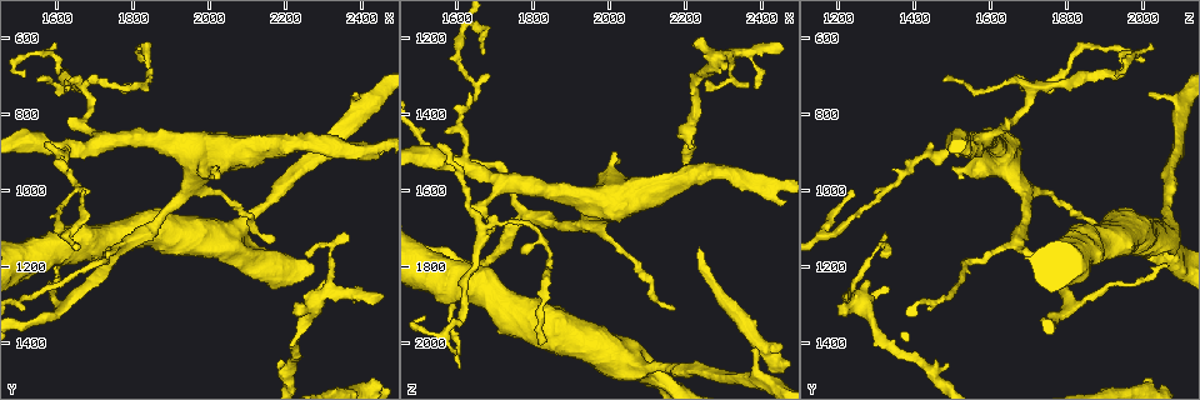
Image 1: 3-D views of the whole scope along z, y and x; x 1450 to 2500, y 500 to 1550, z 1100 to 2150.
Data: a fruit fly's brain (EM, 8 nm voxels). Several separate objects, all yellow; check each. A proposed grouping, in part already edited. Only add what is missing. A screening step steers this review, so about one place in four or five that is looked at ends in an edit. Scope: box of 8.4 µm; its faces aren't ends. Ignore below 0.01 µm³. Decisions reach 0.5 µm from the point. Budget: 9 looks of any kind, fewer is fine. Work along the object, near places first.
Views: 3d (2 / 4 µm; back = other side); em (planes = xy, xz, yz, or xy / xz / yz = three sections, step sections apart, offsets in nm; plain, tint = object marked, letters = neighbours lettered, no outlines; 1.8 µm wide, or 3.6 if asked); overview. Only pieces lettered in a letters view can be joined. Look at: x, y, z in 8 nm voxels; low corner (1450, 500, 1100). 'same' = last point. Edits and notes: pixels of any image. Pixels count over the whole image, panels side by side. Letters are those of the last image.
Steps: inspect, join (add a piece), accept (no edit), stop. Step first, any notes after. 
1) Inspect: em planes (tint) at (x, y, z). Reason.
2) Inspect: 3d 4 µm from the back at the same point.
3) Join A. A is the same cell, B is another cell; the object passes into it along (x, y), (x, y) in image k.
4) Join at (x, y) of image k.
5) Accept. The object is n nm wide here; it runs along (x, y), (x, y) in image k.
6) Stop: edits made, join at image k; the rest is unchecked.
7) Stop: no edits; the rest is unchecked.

Inspect: 3d 2 µm at (2215, 1320, 1230). An open end.

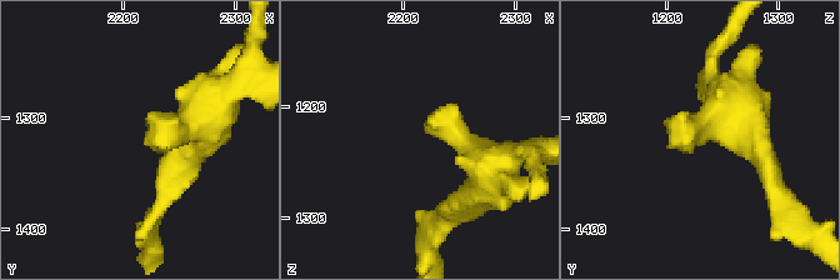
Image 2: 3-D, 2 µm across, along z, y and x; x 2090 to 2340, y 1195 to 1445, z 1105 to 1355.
Inspect: em 3.6 µm xy step 4 (tint) at (2220, 1318, 1224).

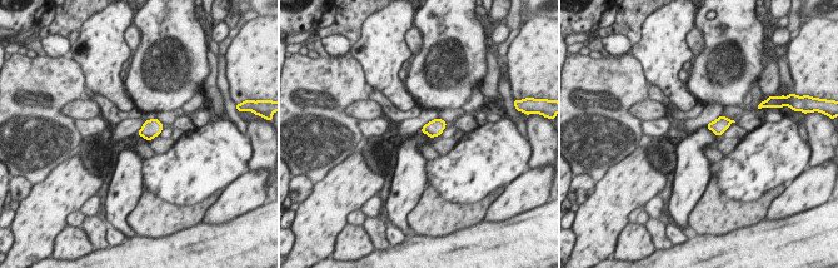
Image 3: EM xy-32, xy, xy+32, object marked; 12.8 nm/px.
Inspect: em 3.6 µm planes (letters) at the same point. Another direction.

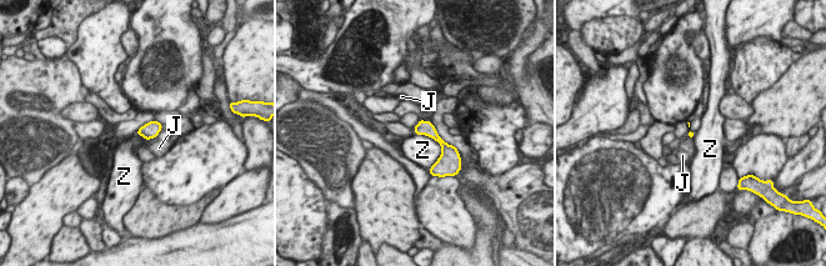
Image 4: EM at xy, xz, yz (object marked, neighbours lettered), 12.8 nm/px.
Accept. J and Z are other cells; a border runs along (415, 132), (440, 145), (430, 167) in image 4; no lettered piece goes on from it.

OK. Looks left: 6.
Inspect: em planes (letters) at (1825, 665, 2000).

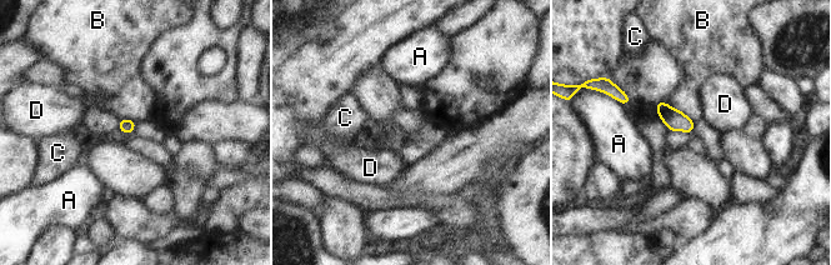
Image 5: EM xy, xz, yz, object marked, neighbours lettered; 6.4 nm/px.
Accept. A, B, C and D are other cells; a border runs along (665, 103), (681, 110), (694, 121) in image 5; none of them fits.

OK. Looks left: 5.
Inspect: em planes (plain) at (1595, 610, 2020). Branch stops here.

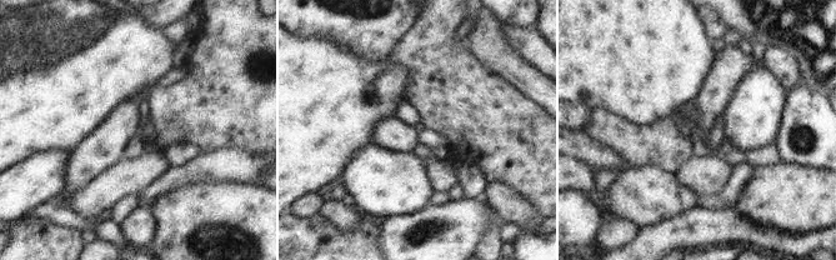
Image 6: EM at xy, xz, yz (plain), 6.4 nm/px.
Inspect: em planes (letters) at the same point. What lies round it.

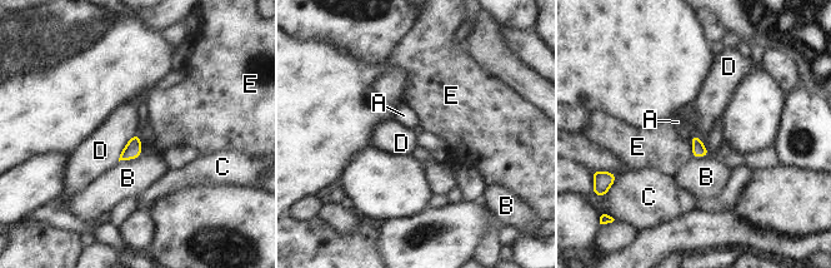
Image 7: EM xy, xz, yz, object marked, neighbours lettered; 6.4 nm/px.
Accept. A, B, C, D and E are other cells; a border runs along (134, 134), (118, 160) in image 7; none of them fits.

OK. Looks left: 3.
Inspect: em 3.6 µm yz step 4 (letters) at (2360, 1125, 1315). Free end.

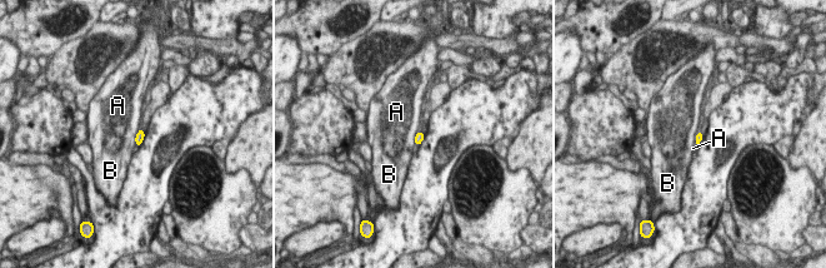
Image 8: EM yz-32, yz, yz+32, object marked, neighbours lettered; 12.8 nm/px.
Accept. The object is 100 nm wide here; A and B are other cells; a border runs along (139, 128), (135, 135), (135, 144) in image 8; none of them fits.

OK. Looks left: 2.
Stop: no edits; the rest is unchecked.

